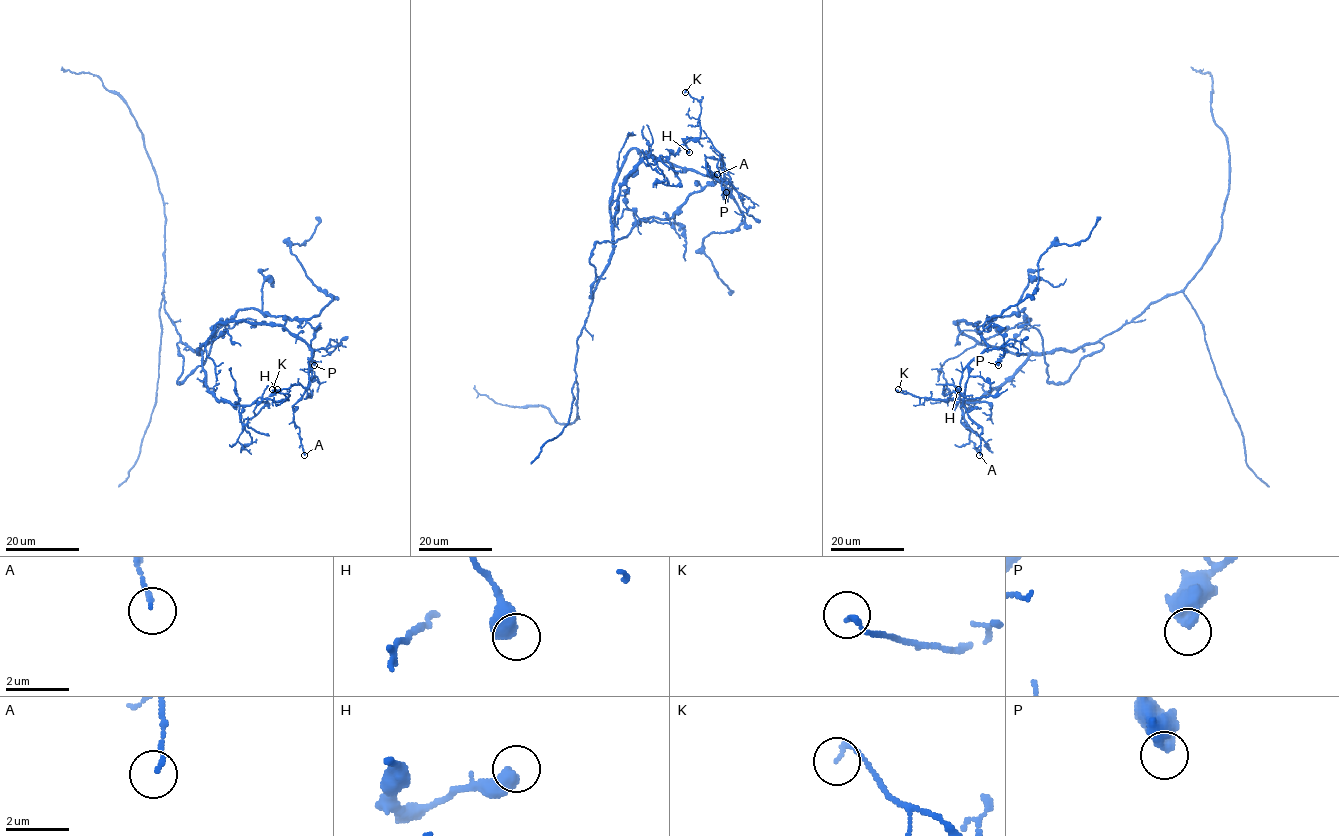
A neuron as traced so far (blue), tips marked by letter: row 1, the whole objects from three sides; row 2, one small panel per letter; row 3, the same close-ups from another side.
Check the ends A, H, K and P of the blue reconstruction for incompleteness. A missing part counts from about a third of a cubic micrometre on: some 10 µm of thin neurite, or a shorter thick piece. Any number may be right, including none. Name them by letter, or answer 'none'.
none

